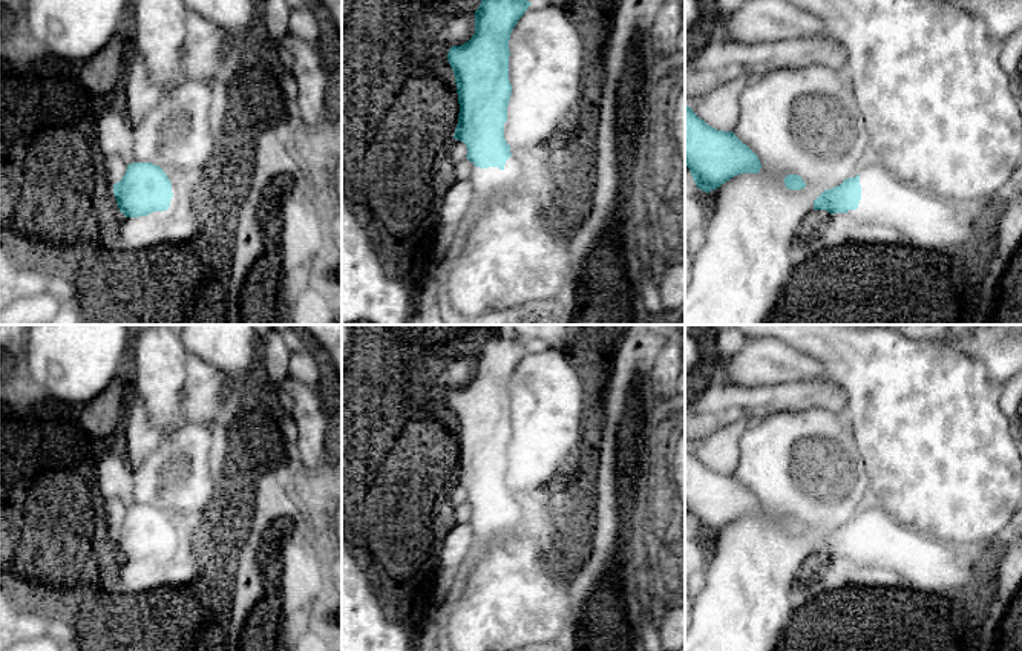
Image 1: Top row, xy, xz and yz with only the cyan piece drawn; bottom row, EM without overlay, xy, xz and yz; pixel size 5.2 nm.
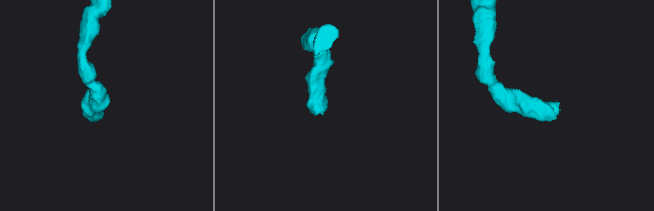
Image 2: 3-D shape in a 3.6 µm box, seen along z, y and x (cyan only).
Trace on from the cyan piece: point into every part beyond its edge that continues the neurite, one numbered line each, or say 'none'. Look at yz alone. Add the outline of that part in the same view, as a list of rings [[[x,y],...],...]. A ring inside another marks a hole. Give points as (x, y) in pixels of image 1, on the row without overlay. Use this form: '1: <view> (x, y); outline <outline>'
1: yz (927, 564); outline [[[864,509],[858,515],[861,542],[860,561],[896,571],[912,590],[939,596],[941,593],[965,587],[973,577],[973,564],[961,559],[948,544],[895,521],[881,509]]]

